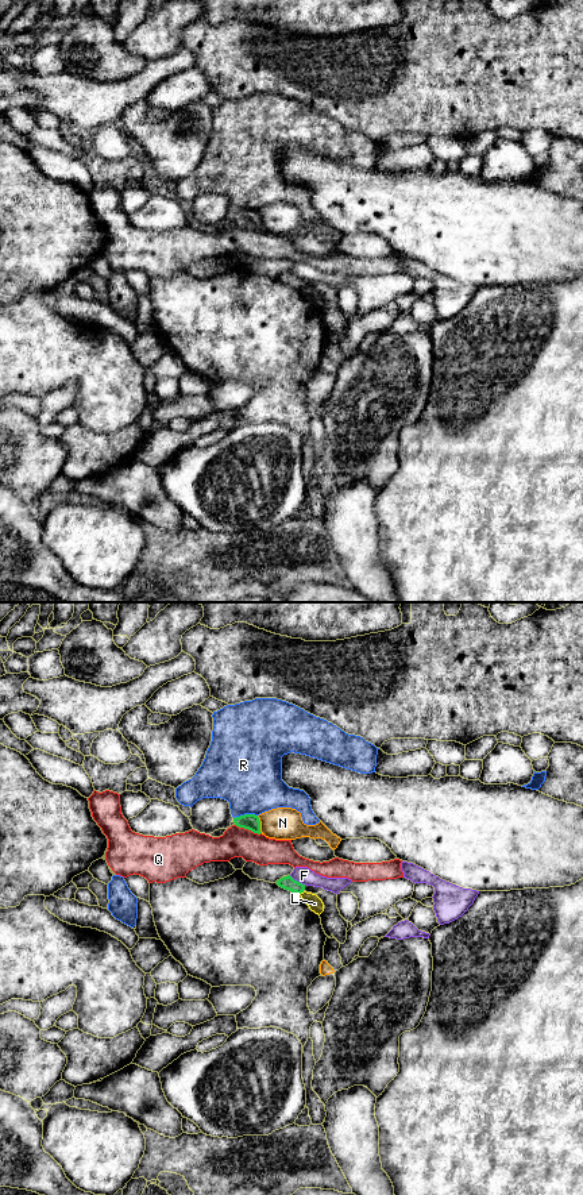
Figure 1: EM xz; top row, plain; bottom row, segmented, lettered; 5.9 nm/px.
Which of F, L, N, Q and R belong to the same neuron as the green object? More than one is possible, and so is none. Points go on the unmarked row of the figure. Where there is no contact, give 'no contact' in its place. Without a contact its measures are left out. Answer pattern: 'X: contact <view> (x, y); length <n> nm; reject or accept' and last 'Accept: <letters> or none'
F: contact xz (296, 276); length 120 nm; reject
L: contact xz (301, 286); length 40 nm; reject
N: contact xz (259, 219); length 110 nm; reject
Q: contact xz (248, 224); length 170 nm; reject
R: contact xz (244, 209); length 150 nm; reject
Accept: none

